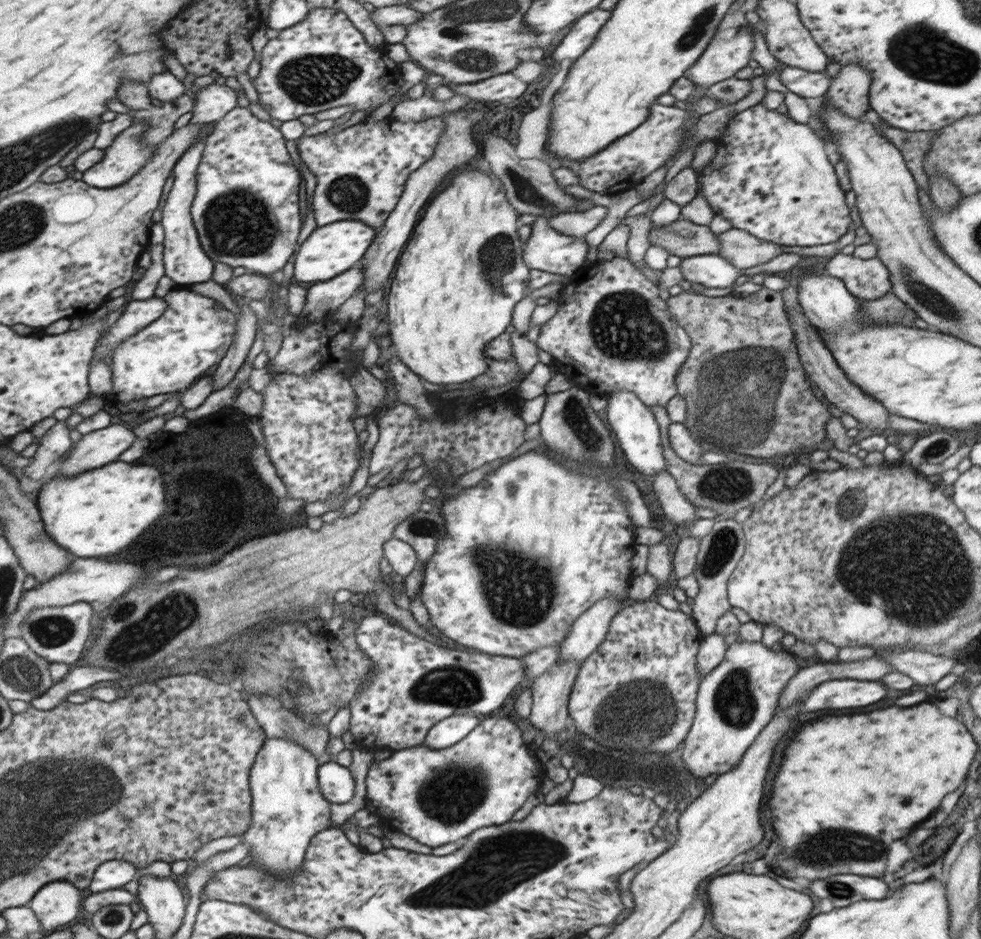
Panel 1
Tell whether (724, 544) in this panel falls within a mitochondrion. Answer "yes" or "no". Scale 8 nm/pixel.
yes

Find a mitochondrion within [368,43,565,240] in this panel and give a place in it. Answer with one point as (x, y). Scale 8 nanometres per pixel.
(524, 191)

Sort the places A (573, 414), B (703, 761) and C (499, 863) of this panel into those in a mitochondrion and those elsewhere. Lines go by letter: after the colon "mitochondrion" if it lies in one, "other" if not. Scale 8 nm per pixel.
A: mitochondrion
B: other
C: mitochondrion

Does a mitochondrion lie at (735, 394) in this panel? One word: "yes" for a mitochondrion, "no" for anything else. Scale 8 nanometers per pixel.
yes

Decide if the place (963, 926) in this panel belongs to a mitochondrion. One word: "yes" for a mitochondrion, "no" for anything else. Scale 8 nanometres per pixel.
no

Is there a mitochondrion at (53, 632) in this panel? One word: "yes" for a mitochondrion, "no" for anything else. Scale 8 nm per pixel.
yes

